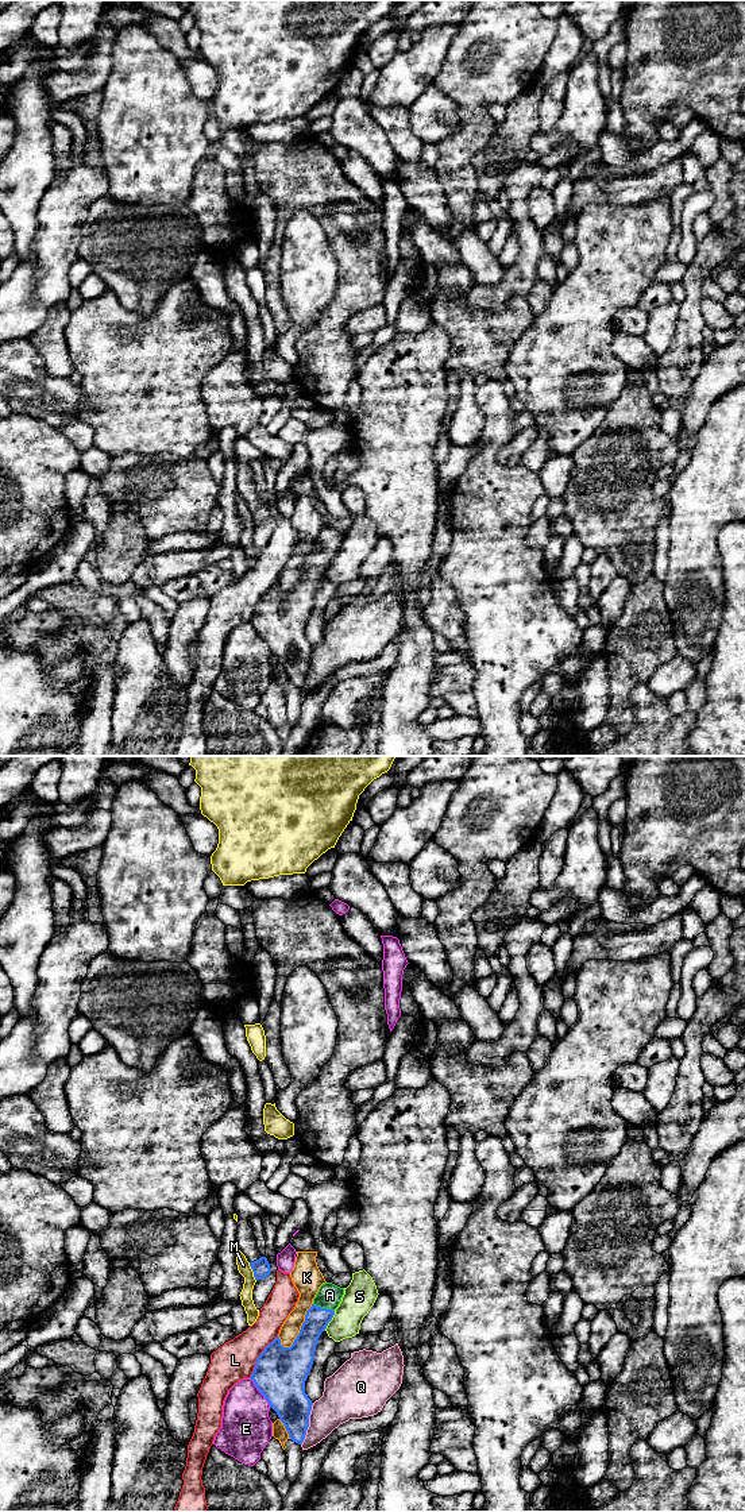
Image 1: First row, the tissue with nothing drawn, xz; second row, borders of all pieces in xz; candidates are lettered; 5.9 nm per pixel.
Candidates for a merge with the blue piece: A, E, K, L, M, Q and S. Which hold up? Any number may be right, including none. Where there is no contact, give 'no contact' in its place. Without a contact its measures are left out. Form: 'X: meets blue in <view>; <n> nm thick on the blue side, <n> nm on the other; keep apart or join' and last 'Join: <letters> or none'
A: meets blue in xz; 140 nm thick on the blue side, 140 nm on the other; join
E: meets blue in xz; 320 nm thick on the blue side, 300 nm on the other; keep apart
K: meets blue in xz; 240 nm thick on the blue side, 130 nm on the other; keep apart
L: meets blue in xz; 320 nm thick on the blue side, 240 nm on the other; keep apart
M: meets blue in xz; 110 nm thick on the blue side, 80 nm on the other; keep apart
Q: meets blue in xz; 240 nm thick on the blue side, 240 nm on the other; keep apart
S: meets blue in xz; 140 nm thick on the blue side, 190 nm on the other; keep apart
Join: A

